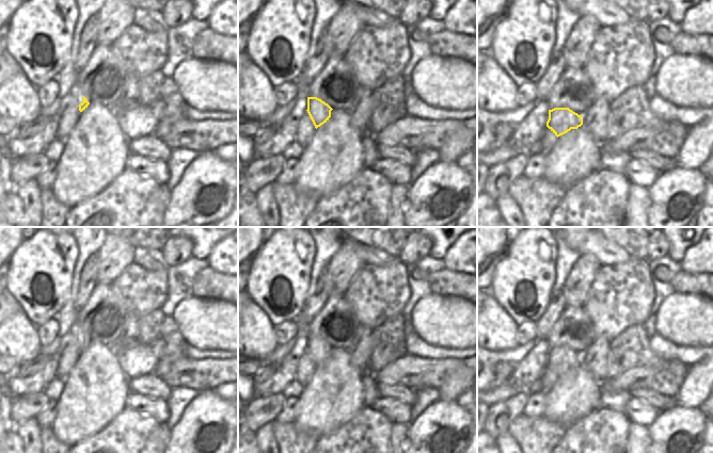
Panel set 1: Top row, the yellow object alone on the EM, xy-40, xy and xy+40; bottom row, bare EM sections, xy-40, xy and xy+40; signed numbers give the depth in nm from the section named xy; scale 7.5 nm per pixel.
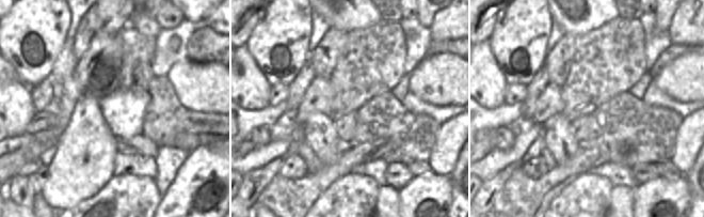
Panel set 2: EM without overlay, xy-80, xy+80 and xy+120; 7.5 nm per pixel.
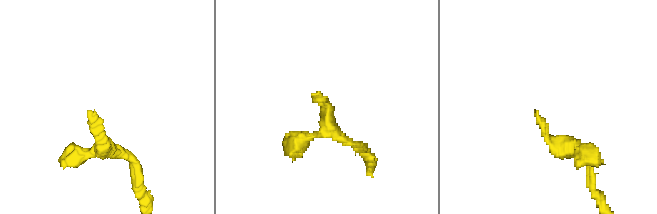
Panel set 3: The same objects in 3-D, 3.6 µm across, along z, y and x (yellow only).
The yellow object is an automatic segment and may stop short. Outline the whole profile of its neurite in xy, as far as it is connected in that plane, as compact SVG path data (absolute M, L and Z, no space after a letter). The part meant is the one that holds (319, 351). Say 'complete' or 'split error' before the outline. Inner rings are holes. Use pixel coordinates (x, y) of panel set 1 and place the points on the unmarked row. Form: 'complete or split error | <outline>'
split error | M307 336L307 349L301 356L297 367L297 379L304 387L311 379L315 369L327 361L333 347L317 336Z

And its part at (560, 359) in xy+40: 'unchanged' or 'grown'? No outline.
grown

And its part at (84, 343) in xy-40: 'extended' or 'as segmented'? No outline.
extended

